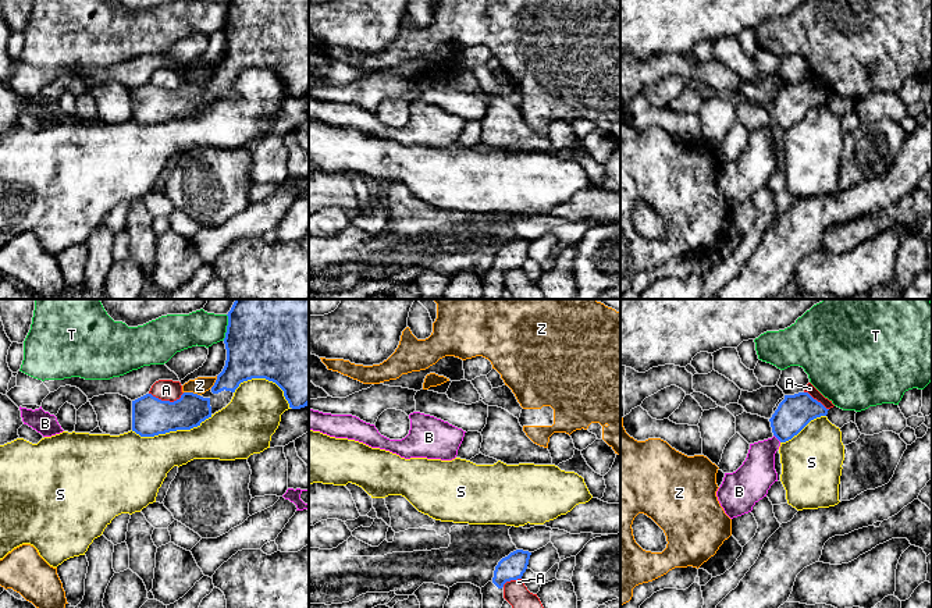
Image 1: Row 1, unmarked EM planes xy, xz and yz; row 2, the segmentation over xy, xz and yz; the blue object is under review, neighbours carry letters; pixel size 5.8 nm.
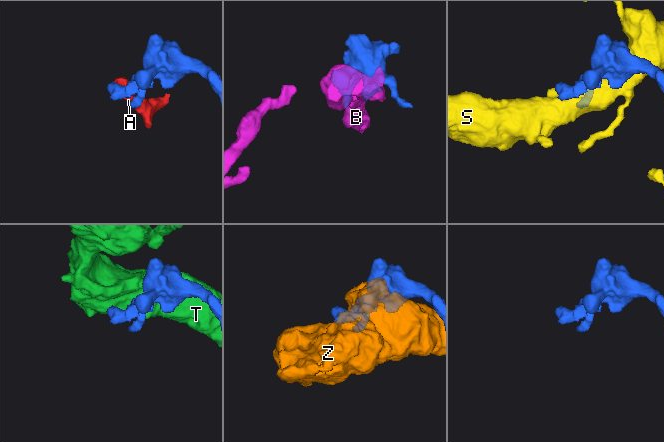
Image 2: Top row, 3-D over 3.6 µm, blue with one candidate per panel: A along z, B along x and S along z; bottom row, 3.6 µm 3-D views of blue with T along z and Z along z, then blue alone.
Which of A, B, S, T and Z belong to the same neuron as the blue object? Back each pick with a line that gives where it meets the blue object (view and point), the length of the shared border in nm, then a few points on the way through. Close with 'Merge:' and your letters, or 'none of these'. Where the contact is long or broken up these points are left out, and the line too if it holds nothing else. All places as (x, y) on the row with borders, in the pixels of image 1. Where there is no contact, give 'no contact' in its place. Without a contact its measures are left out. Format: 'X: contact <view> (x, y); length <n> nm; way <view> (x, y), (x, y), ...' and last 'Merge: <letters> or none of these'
Merge: none of these

